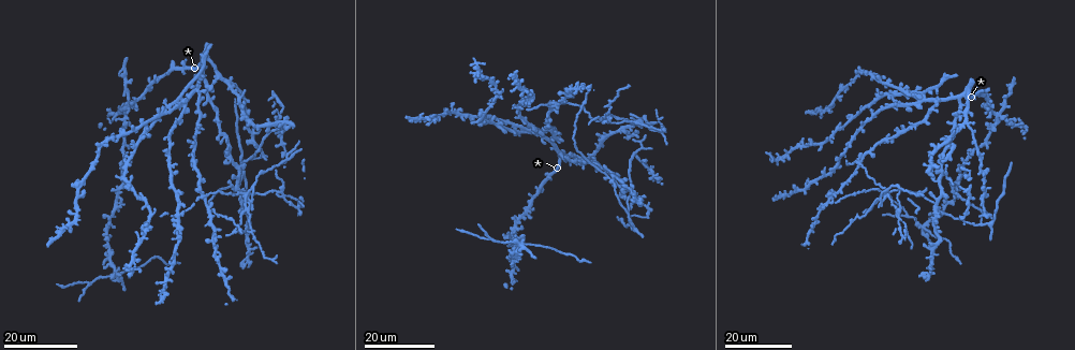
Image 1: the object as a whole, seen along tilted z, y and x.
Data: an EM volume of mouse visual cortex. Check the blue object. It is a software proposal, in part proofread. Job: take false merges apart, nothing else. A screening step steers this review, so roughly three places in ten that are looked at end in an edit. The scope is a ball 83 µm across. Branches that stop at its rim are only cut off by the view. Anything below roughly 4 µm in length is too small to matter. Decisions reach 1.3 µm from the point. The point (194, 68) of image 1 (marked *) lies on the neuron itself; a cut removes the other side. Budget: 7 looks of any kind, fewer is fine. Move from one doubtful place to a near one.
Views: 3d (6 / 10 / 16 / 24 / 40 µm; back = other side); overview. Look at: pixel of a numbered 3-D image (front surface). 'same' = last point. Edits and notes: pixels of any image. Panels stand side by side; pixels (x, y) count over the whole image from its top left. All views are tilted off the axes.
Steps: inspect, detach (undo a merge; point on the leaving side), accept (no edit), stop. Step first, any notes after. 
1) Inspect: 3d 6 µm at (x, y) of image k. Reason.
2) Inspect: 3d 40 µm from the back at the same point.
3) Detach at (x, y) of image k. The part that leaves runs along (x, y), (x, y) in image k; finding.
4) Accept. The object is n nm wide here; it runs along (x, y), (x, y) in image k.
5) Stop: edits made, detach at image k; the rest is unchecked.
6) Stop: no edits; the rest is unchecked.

Inspect: 3d 24 µm at (899, 212) of image 1. Side arm on a straight run.

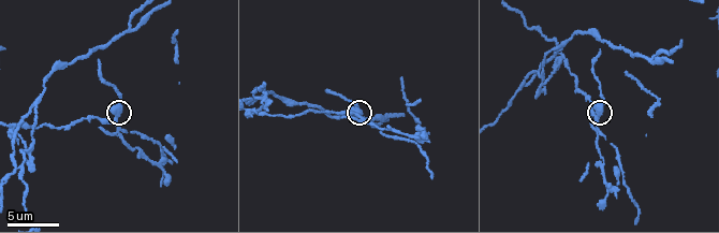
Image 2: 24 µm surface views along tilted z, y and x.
Inspect: 3d 6 µm at (118, 120) of image 2. Closer look.

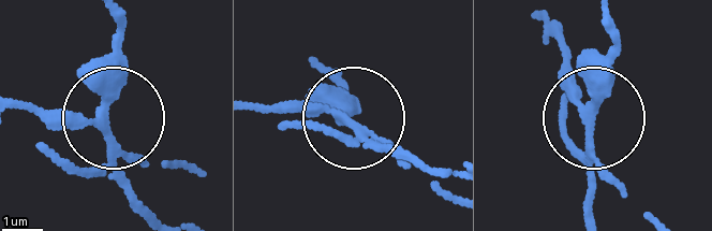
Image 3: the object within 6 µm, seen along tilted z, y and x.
Detach at (113, 72) of image 3. The object is 290 nm wide here; the part that leaves runs along (105, 132), (110, 177), (157, 216) in image 3; two neurons meet here.

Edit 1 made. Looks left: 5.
Inspect: overview.

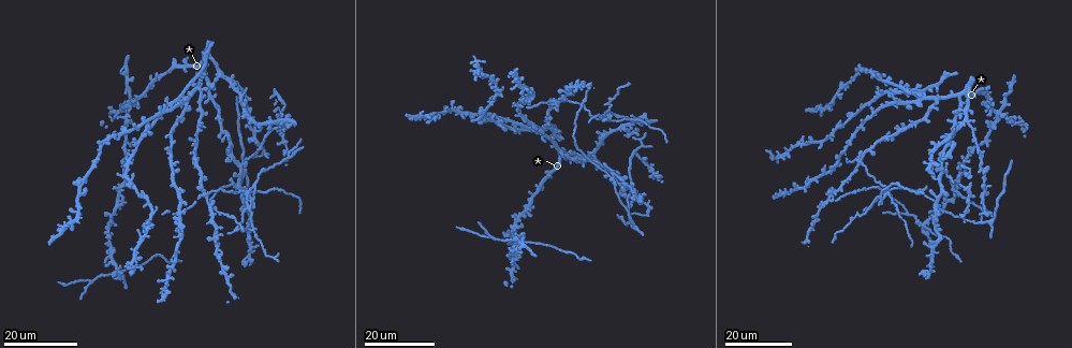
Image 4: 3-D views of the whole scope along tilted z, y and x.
Inspect: 3d 24 µm at (603, 122) of image 4. Looks like a crossing.

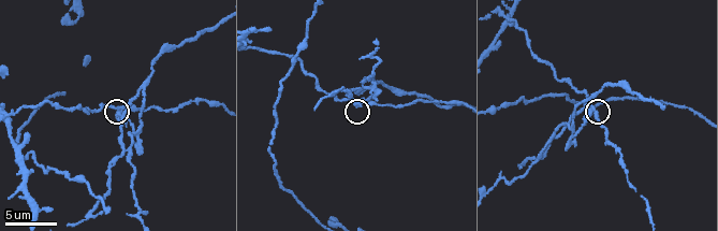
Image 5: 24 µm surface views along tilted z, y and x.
Inspect: 3d 6 µm at (590, 111) of image 5.

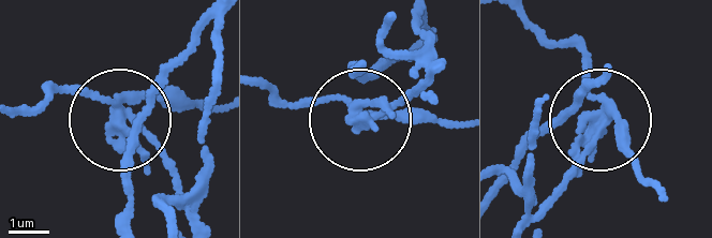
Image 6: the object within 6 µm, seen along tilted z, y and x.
Detach at (134, 148) of image 6. The side arm is 26 µm long; the part that leaves runs along (122, 108), (133, 139), (132, 219) in image 6; a second neuron is stuck on.

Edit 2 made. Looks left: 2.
Stop: edits made, detach at image 3, detach at image 6; the rest is unchecked.

